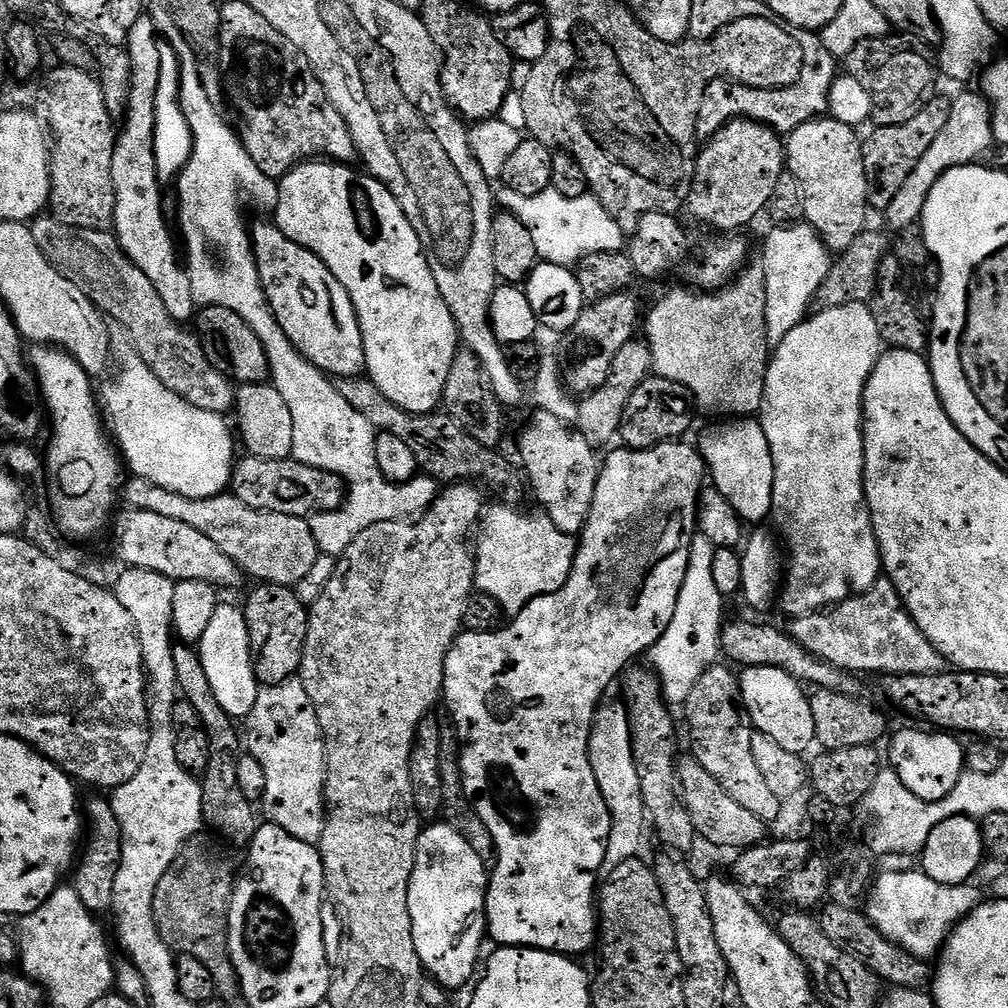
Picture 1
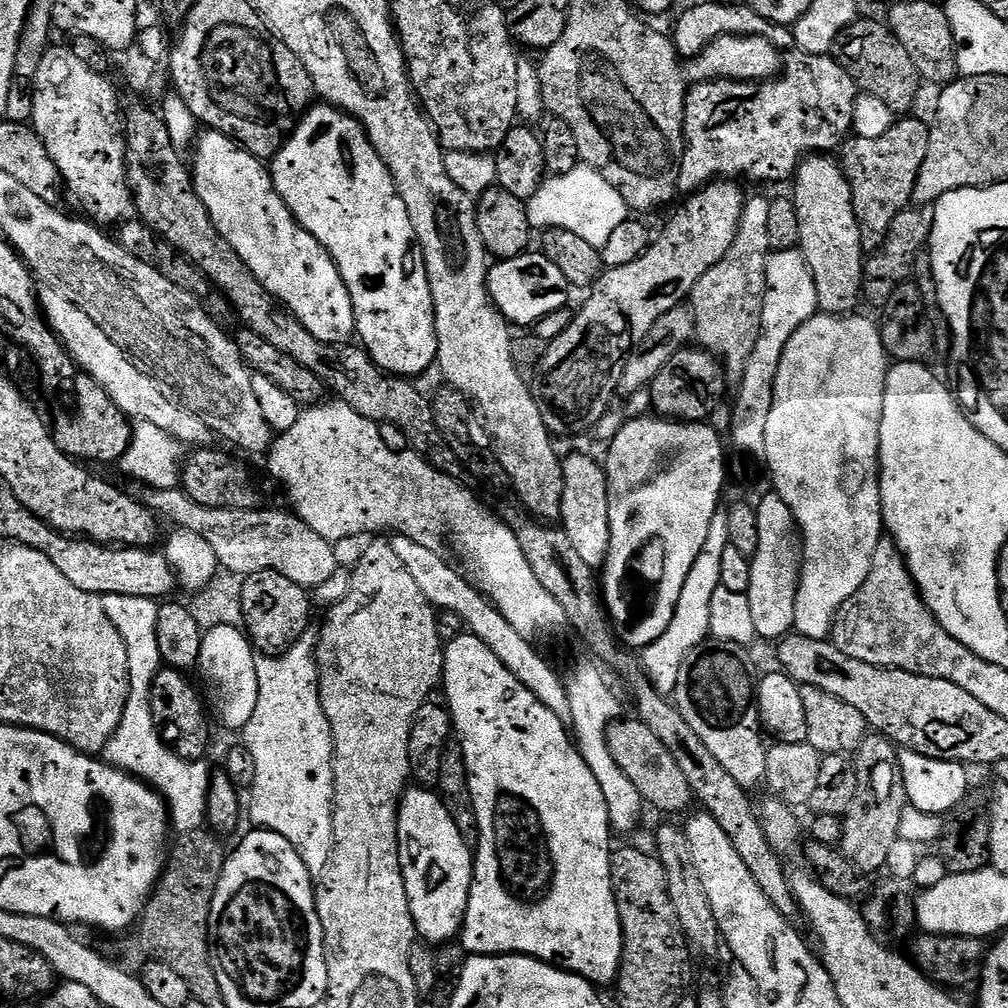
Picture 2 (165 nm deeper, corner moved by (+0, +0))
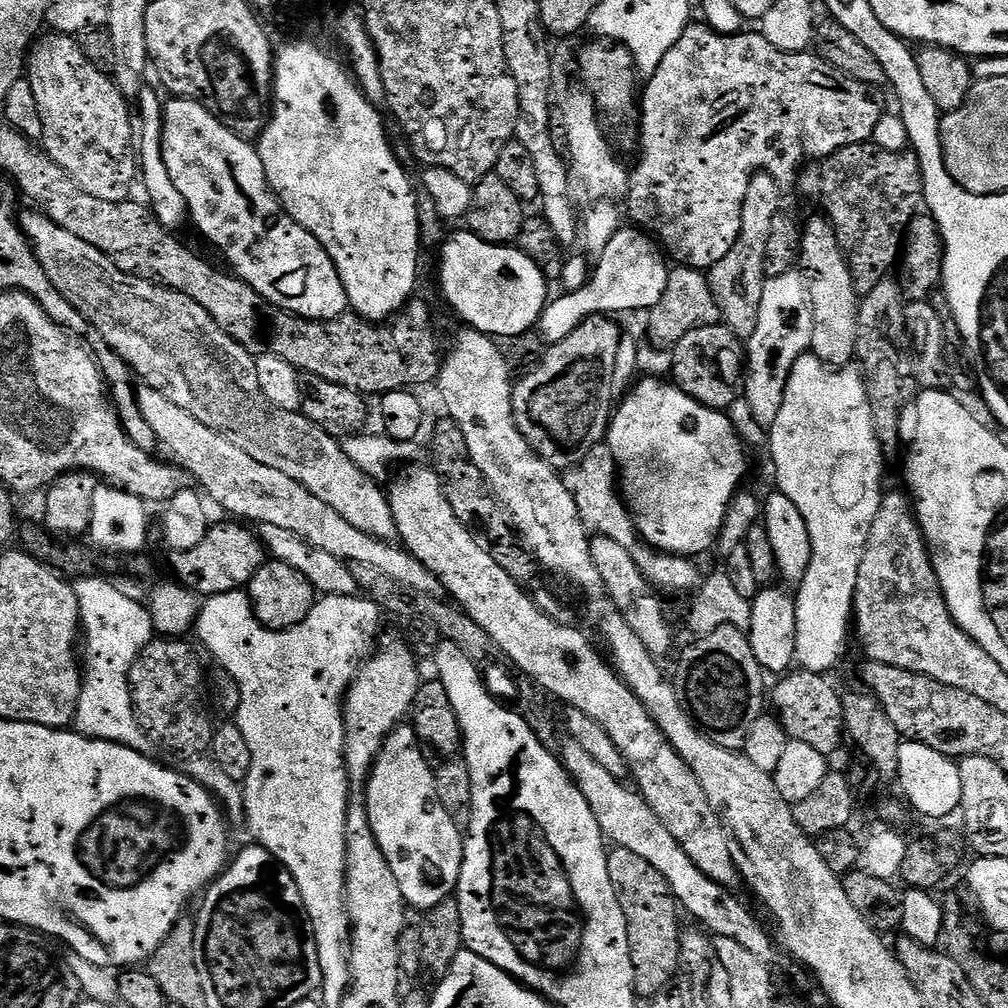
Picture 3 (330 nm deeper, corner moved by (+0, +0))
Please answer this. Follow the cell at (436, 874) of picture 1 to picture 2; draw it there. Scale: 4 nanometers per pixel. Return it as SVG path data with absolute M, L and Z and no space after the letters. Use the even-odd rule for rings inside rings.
M412 786L401 796L398 846L406 882L406 898L416 923L417 937L432 946L455 941L461 935L468 909L474 852L468 849L471 848L469 841L458 830L448 807L435 791Z

